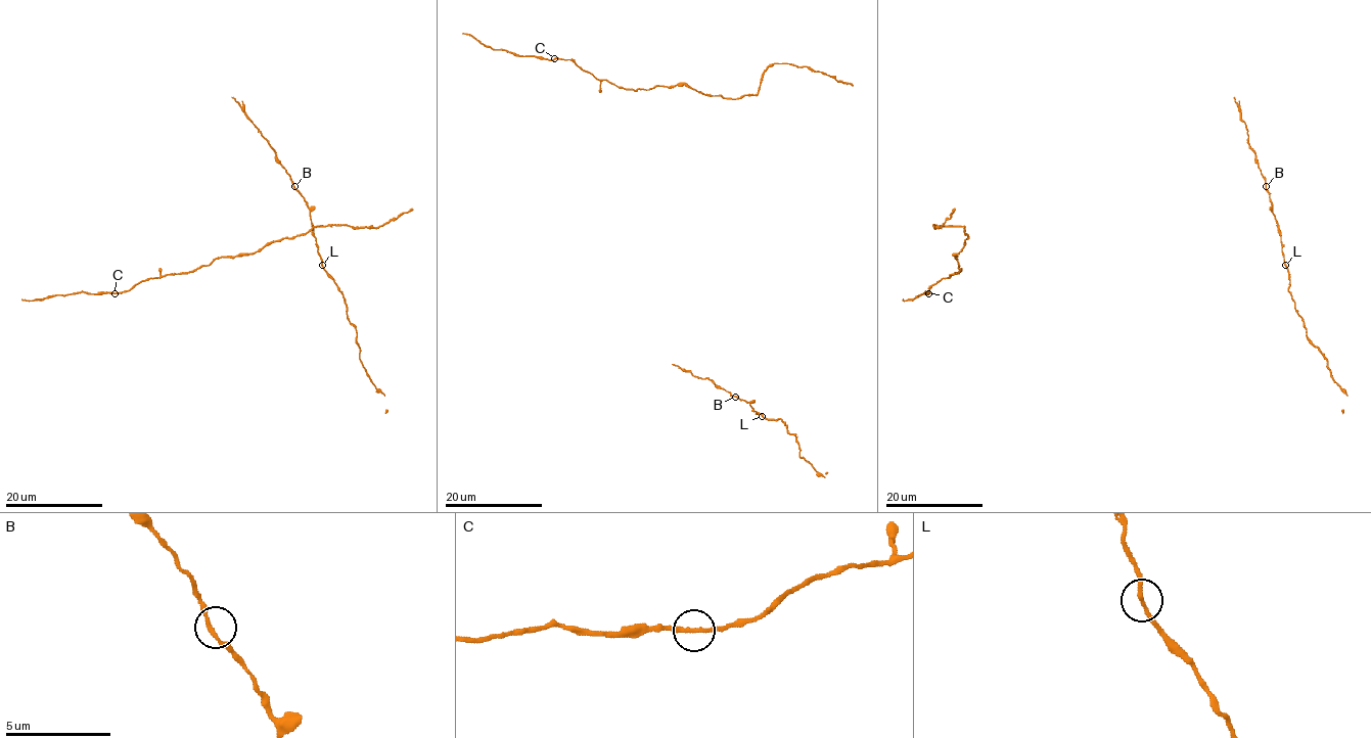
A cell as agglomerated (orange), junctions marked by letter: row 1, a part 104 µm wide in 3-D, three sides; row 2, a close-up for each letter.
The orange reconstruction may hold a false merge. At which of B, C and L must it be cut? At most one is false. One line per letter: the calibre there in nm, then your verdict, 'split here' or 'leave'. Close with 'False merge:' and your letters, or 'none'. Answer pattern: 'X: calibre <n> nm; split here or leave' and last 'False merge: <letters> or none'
B: calibre 180 nm; leave
C: calibre 180 nm; leave
L: calibre 180 nm; split here
False merge: L

